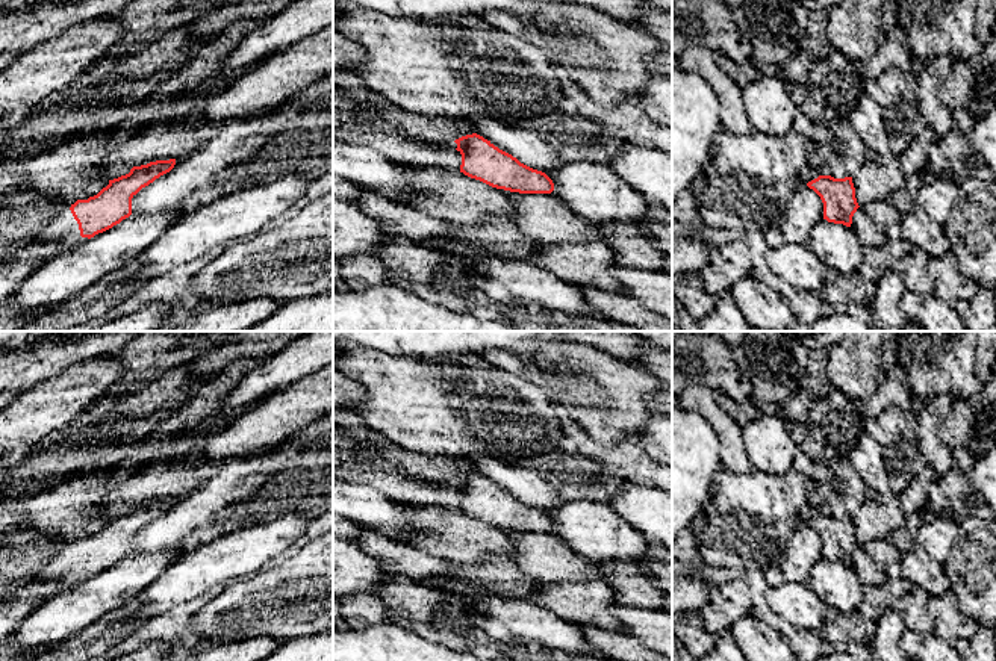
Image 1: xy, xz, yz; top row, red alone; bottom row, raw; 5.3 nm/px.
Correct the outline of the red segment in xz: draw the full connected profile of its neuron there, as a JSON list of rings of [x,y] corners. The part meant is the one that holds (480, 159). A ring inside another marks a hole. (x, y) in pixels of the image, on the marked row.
[[[472,133],[454,141],[462,154],[460,172],[492,188],[519,194],[551,194],[552,180],[542,171],[521,163],[490,141]]]

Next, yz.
[[[819,175],[807,183],[823,203],[823,219],[851,227],[852,216],[860,207],[855,198],[852,177],[834,178]]]

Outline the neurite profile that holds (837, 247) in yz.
[[[822,219],[813,227],[807,245],[826,269],[839,274],[854,275],[864,262],[864,247],[855,231],[843,224]]]

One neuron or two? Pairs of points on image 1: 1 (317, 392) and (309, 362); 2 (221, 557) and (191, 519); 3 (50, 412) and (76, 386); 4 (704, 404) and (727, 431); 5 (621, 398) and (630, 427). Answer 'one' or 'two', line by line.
1: two
2: two
3: one
4: one
5: one

